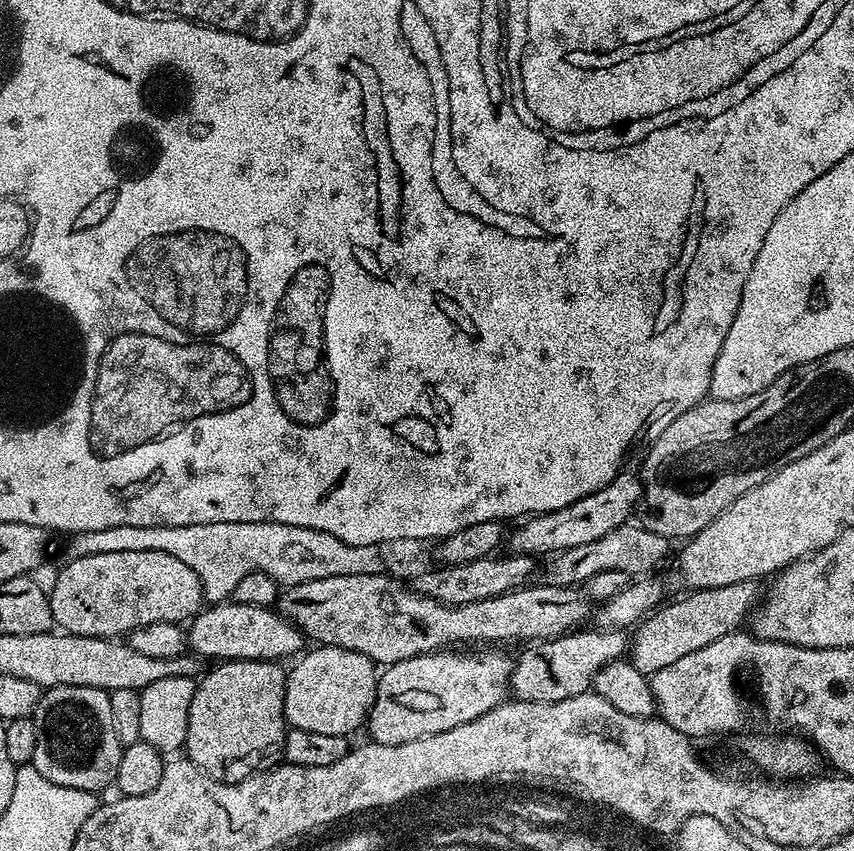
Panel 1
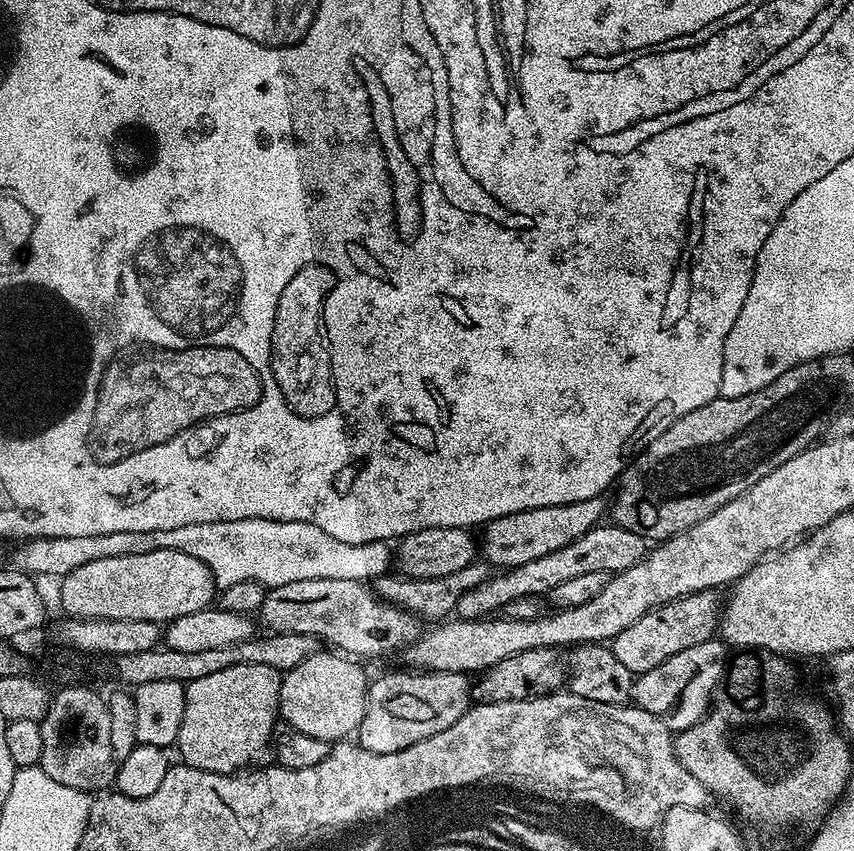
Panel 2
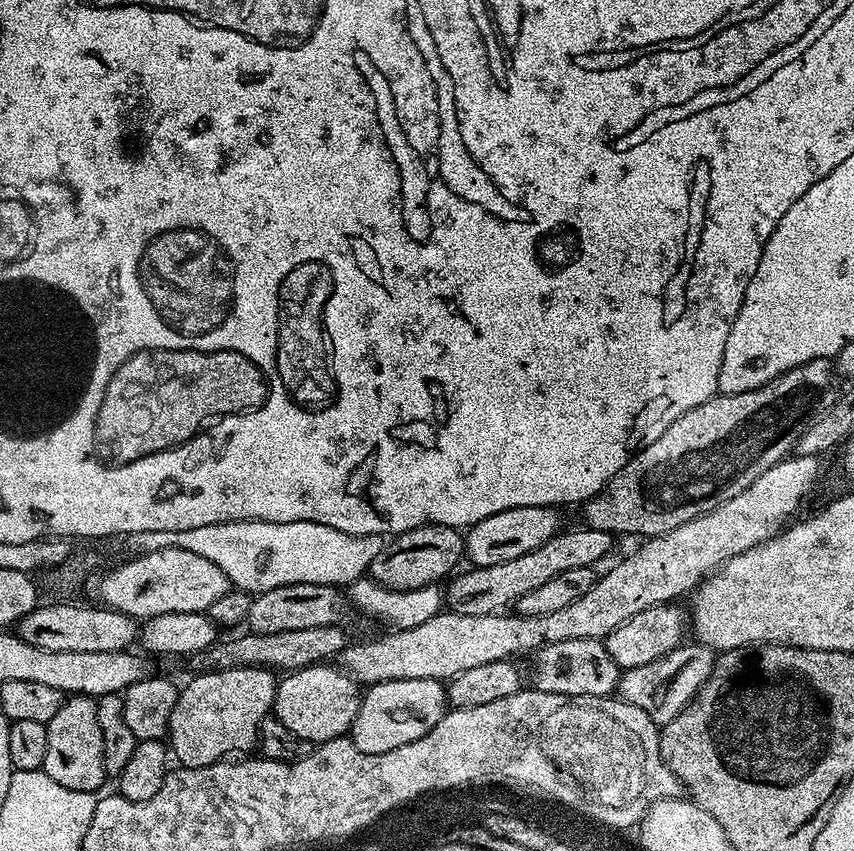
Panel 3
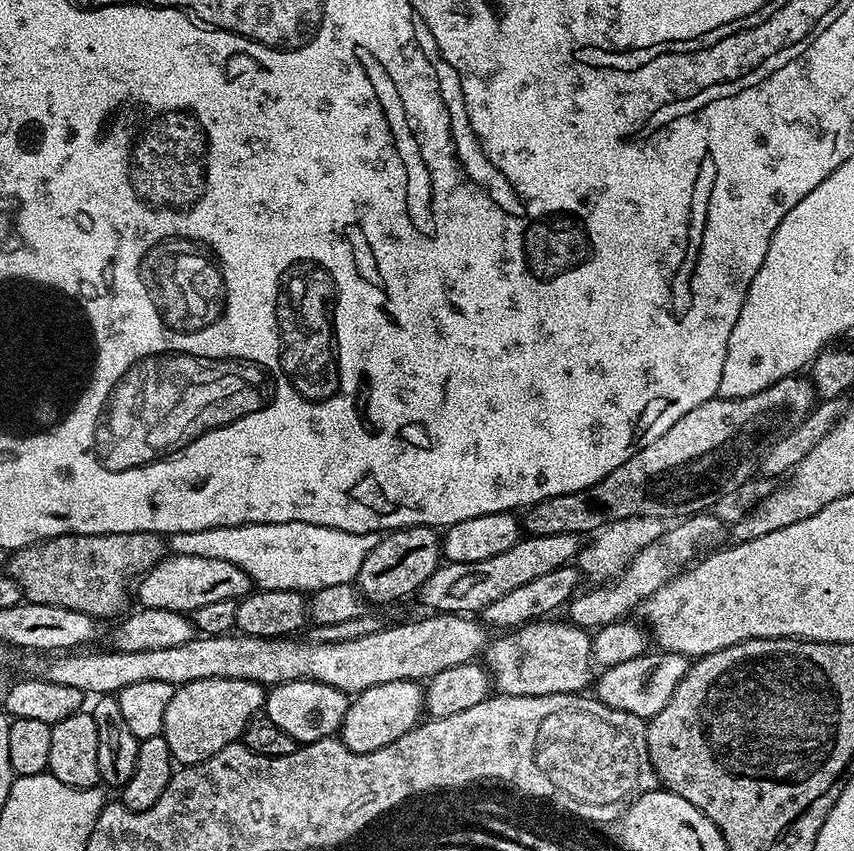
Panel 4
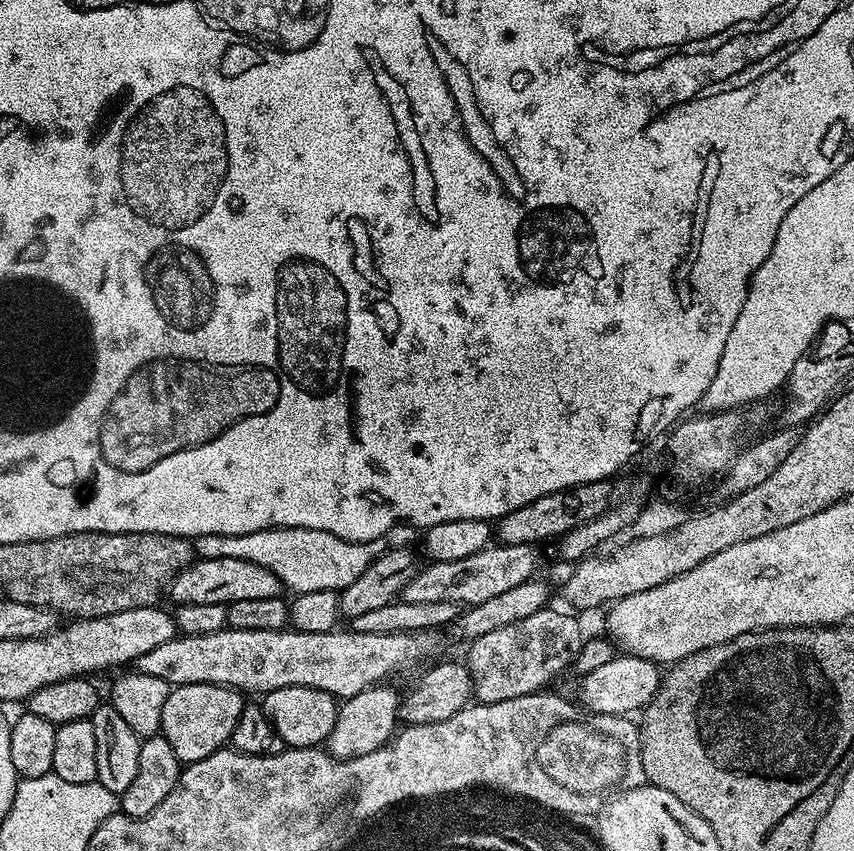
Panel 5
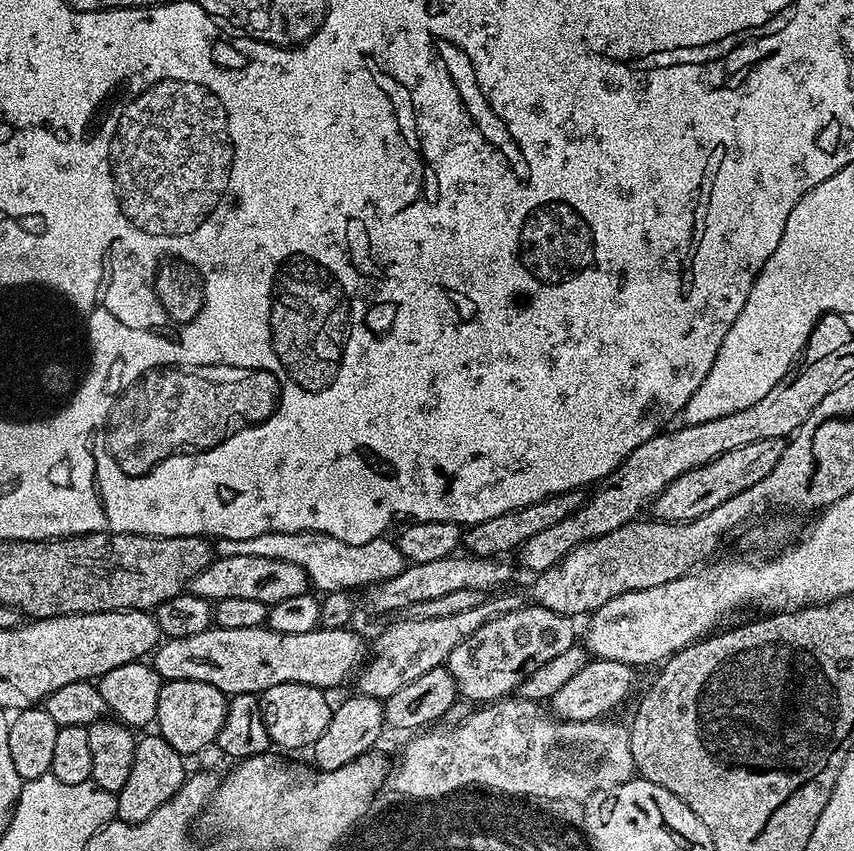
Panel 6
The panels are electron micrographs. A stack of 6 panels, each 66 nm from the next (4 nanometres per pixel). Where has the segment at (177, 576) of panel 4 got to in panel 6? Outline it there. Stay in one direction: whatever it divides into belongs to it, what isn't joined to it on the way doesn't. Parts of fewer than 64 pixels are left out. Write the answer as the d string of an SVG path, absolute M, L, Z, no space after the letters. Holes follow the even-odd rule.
M238 554L237 556L220 556L219 558L213 559L210 566L206 566L206 570L202 570L202 574L198 574L198 578L194 578L190 585L190 591L195 594L195 596L201 596L207 600L213 602L218 600L225 600L226 598L250 598L250 602L262 602L266 605L277 604L282 602L285 598L294 598L294 594L302 594L303 592L309 591L310 581L308 576L302 571L298 566L294 566L294 562L282 562L278 558L254 558L254 554Z

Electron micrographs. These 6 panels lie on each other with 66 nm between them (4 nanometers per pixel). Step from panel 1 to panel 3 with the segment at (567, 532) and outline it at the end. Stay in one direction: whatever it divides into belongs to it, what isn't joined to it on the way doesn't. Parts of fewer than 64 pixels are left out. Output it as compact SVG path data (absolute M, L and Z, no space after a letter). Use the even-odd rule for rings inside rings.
M522 506L514 510L498 510L498 514L482 518L482 522L473 524L463 533L467 563L473 568L498 566L498 562L510 562L522 554L530 554L530 550L538 550L542 542L550 542L550 538L561 531L560 516L556 512L559 511L555 507Z

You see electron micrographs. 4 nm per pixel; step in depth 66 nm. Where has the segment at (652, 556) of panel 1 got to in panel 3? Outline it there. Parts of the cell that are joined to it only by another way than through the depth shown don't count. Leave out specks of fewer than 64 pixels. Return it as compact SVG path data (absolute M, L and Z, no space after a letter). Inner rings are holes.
M587 526L579 527L573 532L557 532L554 538L550 538L550 542L542 542L538 550L530 550L530 554L522 554L510 562L498 562L498 566L469 567L468 572L461 571L453 575L446 584L447 611L458 614L500 614L507 609L504 608L507 604L508 607L515 605L516 600L522 598L522 594L538 590L538 586L550 582L550 578L556 577L557 574L575 570L577 566L590 568L599 565L599 560L612 548L613 533Z

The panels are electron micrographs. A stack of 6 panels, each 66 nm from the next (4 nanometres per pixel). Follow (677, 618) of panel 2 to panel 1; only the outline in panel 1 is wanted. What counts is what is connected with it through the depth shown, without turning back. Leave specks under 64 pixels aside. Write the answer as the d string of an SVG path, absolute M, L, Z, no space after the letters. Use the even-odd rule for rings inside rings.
M747 580L730 586L697 588L673 604L657 607L635 629L636 637L631 637L630 662L643 676L650 678L662 670L662 666L670 666L678 662L678 658L686 658L686 654L694 654L694 650L702 650L702 646L710 646L710 642L715 642L717 638L737 631L743 625L740 623L743 620L745 623L757 607L762 596L760 586L757 581Z

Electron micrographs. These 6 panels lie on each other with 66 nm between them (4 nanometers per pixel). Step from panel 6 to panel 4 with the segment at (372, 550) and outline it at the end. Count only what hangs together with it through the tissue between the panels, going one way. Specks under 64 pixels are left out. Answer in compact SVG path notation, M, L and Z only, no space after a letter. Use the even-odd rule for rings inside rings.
M278 522L277 524L239 524L238 526L218 526L210 530L194 530L193 532L174 532L167 537L166 548L169 553L178 556L193 556L194 558L222 558L226 562L234 562L247 576L252 579L253 585L260 590L294 590L311 594L322 590L326 586L338 586L339 584L353 583L359 577L362 570L362 562L366 562L366 554L370 554L374 543L373 533L350 534L346 530L334 530L330 526L314 526L306 522Z

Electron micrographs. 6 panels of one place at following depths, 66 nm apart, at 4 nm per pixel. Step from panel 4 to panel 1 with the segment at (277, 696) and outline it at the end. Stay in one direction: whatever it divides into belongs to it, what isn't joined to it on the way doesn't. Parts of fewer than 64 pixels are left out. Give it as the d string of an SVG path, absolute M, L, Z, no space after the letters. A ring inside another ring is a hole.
M329 644L313 649L313 652L305 651L295 661L297 664L287 669L285 721L298 730L351 737L352 732L365 727L368 711L376 697L377 665L354 650Z

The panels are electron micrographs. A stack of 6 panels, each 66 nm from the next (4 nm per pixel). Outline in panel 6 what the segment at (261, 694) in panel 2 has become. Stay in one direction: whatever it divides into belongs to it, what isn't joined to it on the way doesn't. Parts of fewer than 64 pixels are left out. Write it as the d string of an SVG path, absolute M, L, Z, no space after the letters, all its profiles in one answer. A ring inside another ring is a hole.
M165 680L161 683L158 694L158 710L154 721L155 731L174 750L178 750L180 755L191 758L195 752L200 752L203 748L212 748L216 743L218 730L222 730L222 722L226 722L226 710L228 709L229 697L218 686L210 686L210 682L190 682L189 680Z

